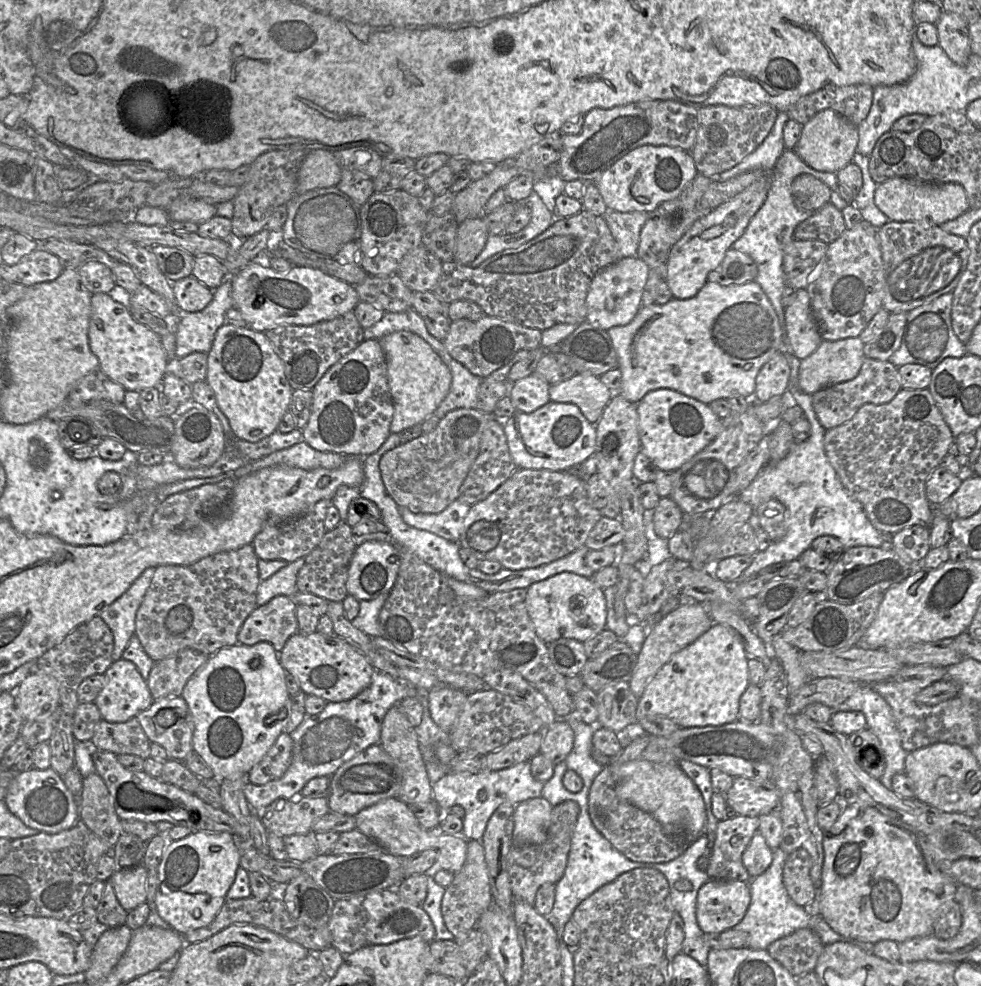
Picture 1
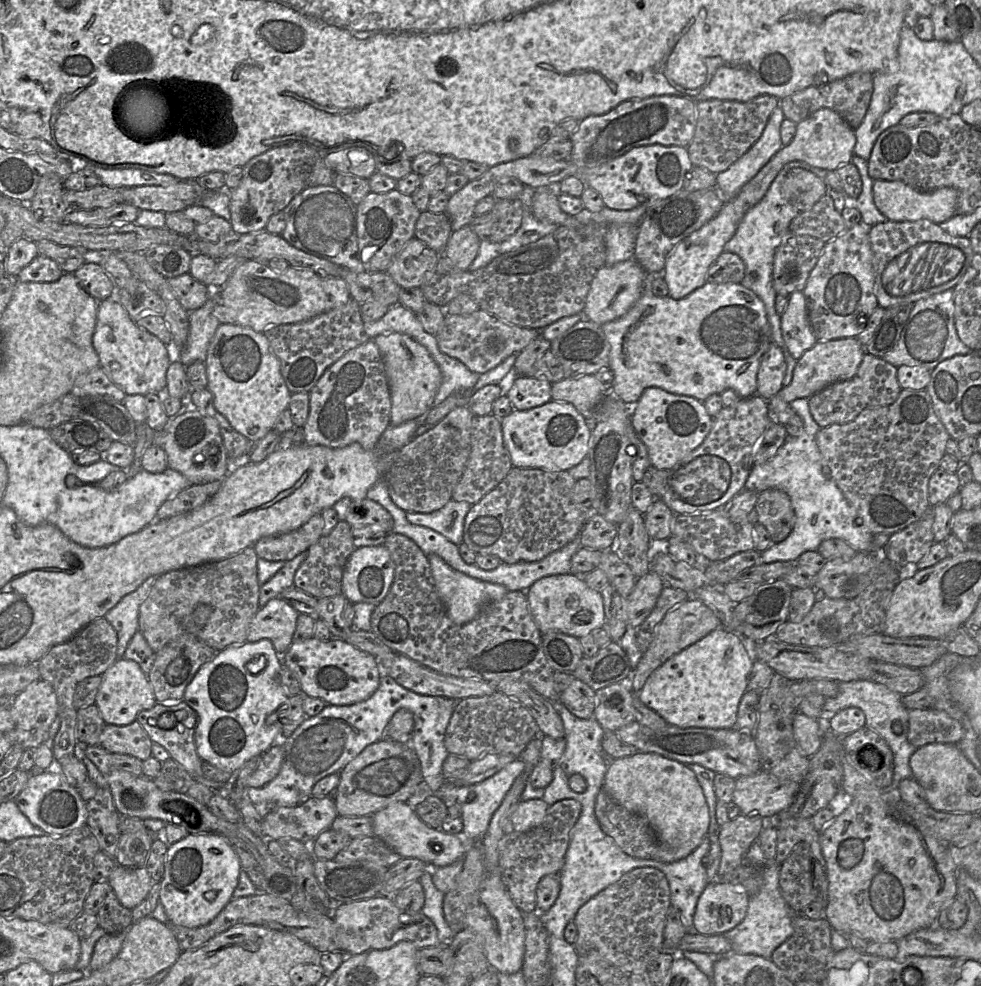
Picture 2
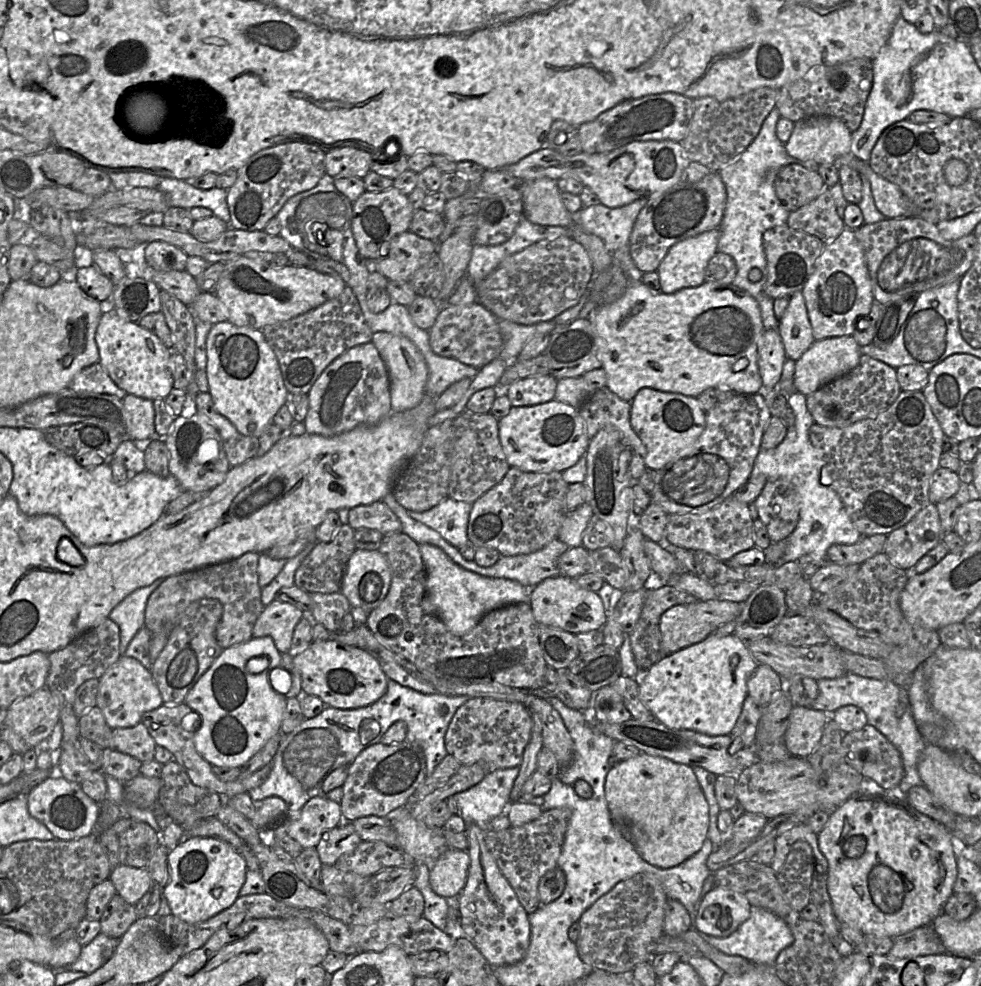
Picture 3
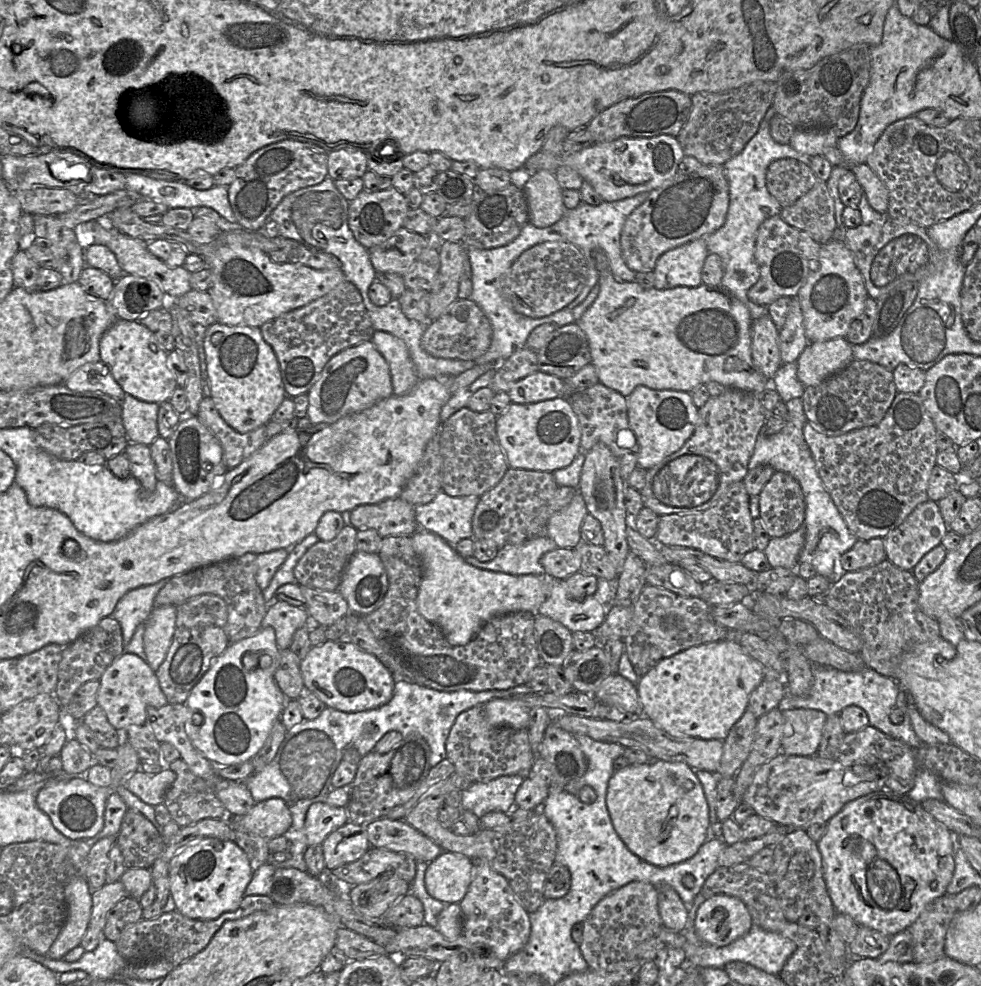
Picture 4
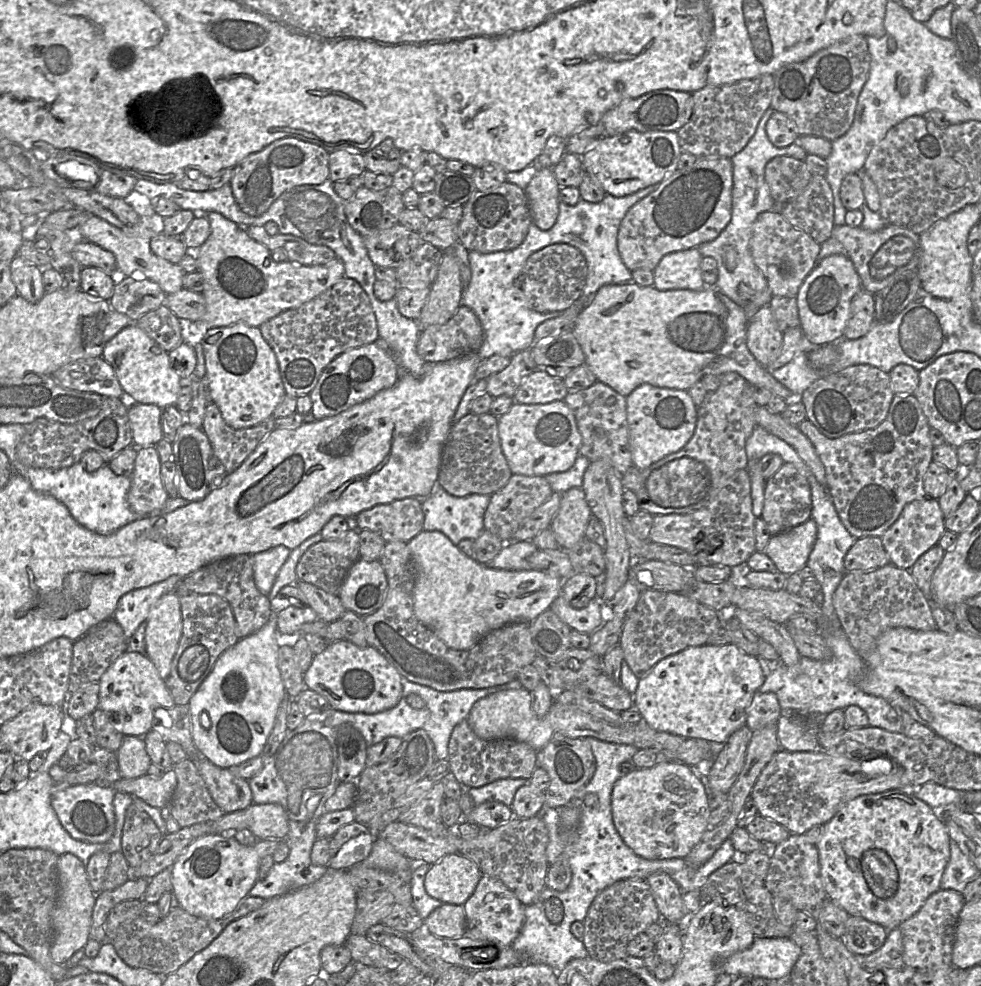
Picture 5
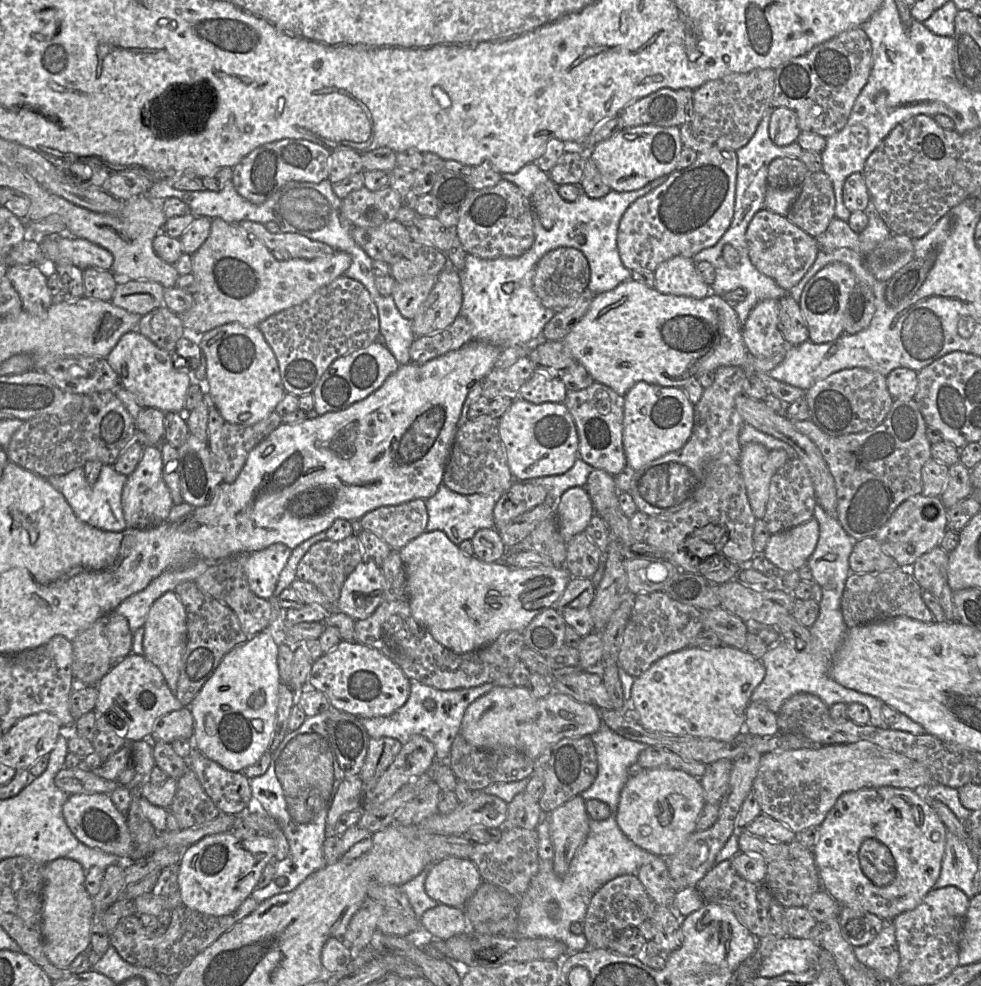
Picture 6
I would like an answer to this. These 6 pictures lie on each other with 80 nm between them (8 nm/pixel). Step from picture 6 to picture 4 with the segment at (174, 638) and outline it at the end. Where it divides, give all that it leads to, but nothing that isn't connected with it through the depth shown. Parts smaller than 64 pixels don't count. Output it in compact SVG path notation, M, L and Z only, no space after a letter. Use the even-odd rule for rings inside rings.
M155 606L145 622L144 650L147 662L156 671L164 661L172 643L177 617L177 606Z

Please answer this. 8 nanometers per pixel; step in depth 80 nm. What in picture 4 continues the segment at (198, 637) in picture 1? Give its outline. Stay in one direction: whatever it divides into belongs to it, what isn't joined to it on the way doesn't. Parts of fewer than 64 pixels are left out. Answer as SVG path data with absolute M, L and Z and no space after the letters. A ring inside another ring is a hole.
M246 553L240 557L228 558L221 562L176 575L168 579L165 586L155 597L155 606L179 606L187 600L202 594L213 594L221 597L228 610L225 633L230 643L255 635L262 628L262 620L266 614L268 603L256 582L257 555Z

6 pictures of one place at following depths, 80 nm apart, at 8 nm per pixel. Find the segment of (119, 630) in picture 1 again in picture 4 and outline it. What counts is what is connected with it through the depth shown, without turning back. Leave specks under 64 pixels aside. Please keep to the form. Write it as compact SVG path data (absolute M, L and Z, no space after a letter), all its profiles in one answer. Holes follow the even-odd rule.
M168 579L127 592L117 603L111 616L121 625L123 645L131 641L138 626L147 621L155 608L155 597Z

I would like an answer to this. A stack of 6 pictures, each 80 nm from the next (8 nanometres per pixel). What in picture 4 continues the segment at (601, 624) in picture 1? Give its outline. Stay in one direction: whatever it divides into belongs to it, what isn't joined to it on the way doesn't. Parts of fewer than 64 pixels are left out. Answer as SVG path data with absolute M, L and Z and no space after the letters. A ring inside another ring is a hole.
M549 579L549 595L536 615L550 617L571 632L594 632L605 620L606 609L594 595L582 600L572 599L564 581Z

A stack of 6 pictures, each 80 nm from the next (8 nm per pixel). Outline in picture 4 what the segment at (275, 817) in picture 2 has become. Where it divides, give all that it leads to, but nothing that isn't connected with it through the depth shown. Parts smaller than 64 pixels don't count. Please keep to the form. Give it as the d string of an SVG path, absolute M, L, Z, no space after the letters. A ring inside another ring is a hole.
M326 802L312 804L305 818L305 834L309 845L321 845L326 837L348 822L346 807L330 806Z

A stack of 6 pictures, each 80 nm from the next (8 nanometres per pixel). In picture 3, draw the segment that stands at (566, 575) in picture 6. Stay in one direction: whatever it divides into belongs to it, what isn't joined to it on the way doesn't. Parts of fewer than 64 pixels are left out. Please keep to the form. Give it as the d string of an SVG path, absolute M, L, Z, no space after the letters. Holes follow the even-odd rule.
M428 543L418 545L427 574L422 608L426 614L439 618L454 635L462 636L469 632L491 610L529 602L531 588L514 580L476 574L453 562L441 548Z

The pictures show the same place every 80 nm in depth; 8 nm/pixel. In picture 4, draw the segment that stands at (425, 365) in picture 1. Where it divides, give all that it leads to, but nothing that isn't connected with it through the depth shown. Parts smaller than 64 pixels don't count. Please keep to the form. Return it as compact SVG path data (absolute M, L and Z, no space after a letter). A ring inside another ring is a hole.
M377 330L371 341L389 366L393 395L410 393L419 378L405 343L390 333Z

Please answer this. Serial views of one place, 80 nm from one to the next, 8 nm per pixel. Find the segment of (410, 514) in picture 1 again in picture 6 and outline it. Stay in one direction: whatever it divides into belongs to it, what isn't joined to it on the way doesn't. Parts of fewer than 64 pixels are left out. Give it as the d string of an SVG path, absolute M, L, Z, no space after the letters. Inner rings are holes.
M443 483L439 486L436 494L426 501L428 512L427 531L443 531L448 539L460 545L464 540L471 540L474 534L481 529L494 528L494 507L504 491L493 491L486 494L462 495L453 492Z

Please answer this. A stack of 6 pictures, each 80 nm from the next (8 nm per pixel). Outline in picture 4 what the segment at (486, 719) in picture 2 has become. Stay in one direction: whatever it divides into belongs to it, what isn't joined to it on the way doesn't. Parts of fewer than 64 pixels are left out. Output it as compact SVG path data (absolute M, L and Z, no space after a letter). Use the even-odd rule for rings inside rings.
M483 705L474 706L457 716L445 747L447 758L453 763L455 772L471 783L488 782L505 775L526 778L537 756L530 745L528 730L491 725Z

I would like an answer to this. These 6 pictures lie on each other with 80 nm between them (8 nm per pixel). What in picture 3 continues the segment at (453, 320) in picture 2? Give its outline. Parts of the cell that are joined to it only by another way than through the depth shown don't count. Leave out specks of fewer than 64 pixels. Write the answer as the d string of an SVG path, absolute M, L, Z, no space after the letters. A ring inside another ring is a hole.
M479 302L470 305L442 305L428 333L429 344L435 354L457 359L477 369L497 359L503 348L499 320Z

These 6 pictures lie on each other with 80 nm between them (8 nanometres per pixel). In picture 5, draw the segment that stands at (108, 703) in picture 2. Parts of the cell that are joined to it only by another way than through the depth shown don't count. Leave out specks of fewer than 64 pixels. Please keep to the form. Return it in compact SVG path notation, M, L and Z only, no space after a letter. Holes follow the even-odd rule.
M125 651L104 672L98 683L98 708L106 713L113 727L124 736L143 737L152 729L156 709L176 705L165 681L146 654Z

